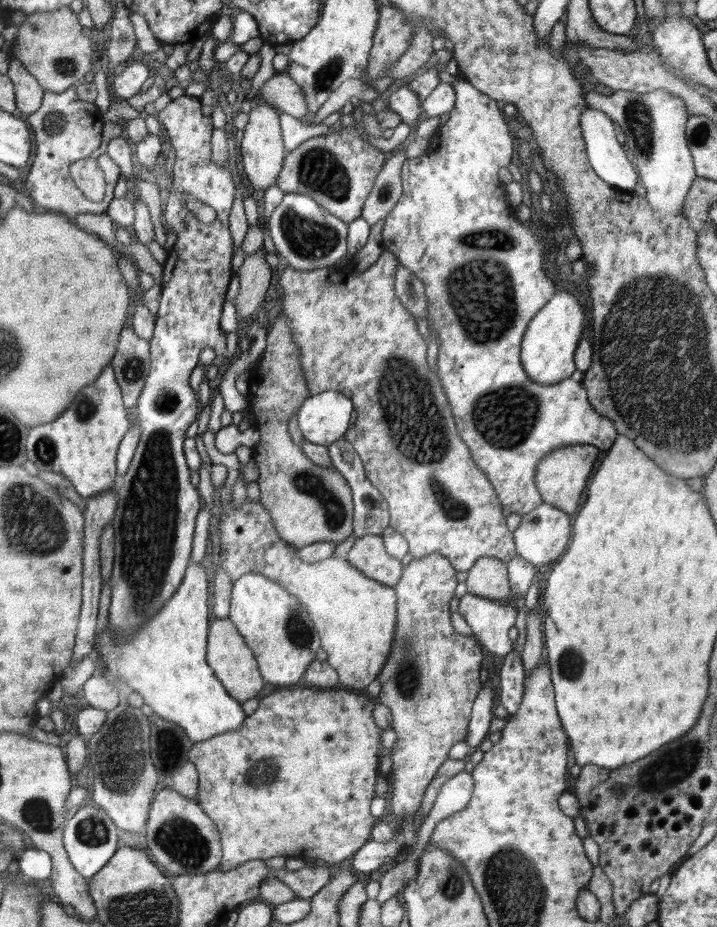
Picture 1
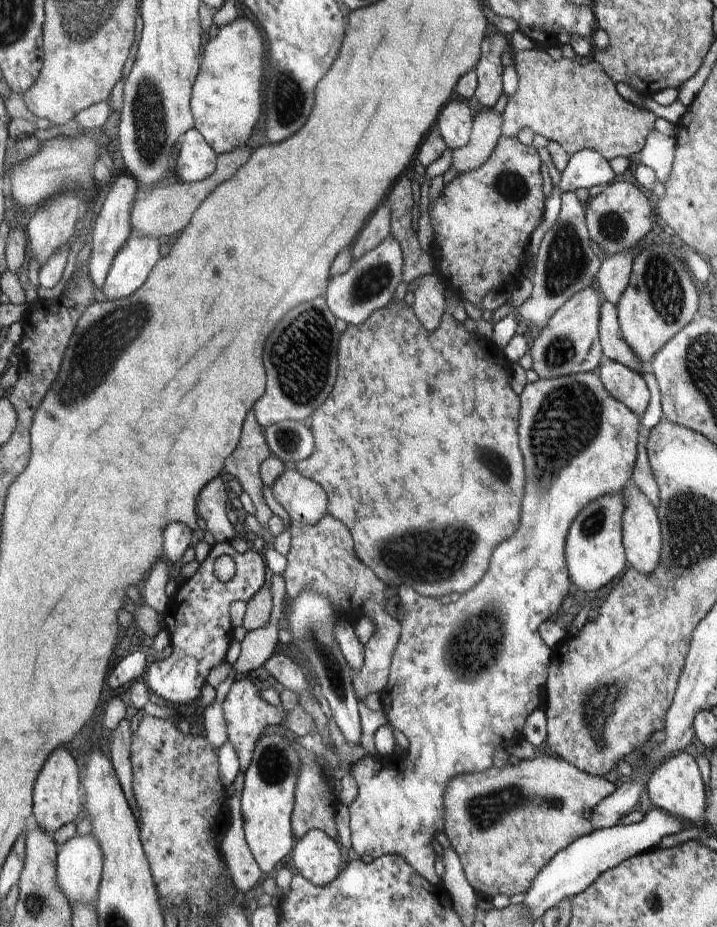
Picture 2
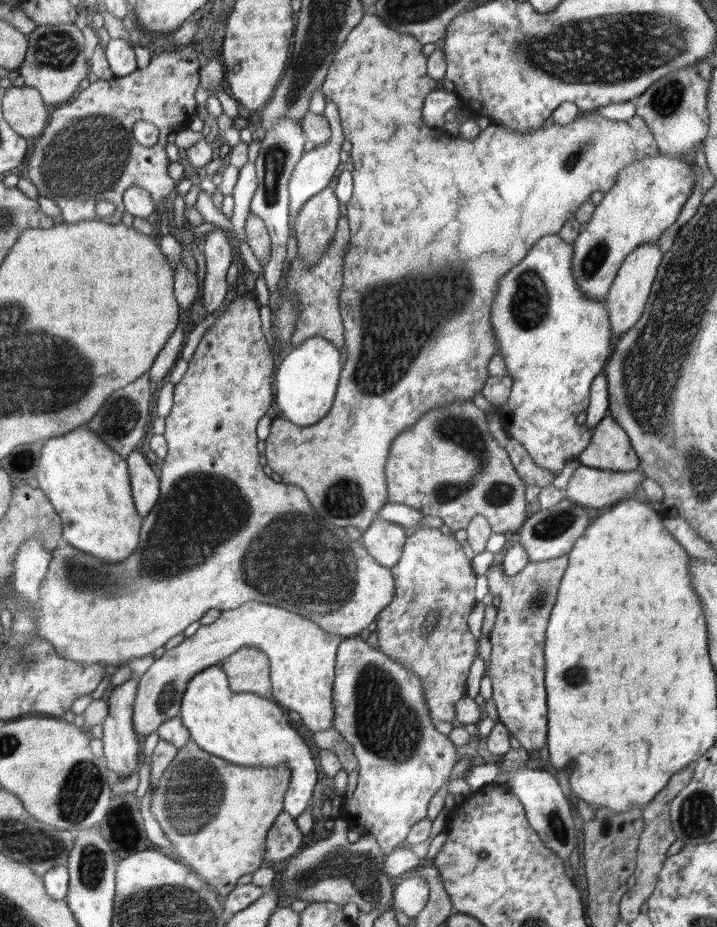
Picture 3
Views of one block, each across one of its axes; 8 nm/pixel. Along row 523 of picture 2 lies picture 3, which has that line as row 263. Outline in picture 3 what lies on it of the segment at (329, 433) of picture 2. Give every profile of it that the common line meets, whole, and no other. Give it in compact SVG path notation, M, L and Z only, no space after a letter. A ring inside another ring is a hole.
M366 14L348 33L346 40L330 63L326 78L322 82L321 88L325 98L338 108L344 138L352 144L350 155L354 165L352 170L352 197L346 204L345 216L349 222L350 243L348 243L348 249L344 253L342 292L339 296L344 344L346 344L344 354L347 358L343 362L334 404L326 416L312 426L297 426L286 417L277 416L271 422L270 435L265 441L267 464L273 472L281 476L284 484L296 482L296 486L300 486L306 492L312 506L327 521L341 528L356 526L360 532L364 532L372 524L372 521L378 517L380 508L387 503L385 464L389 455L390 444L394 438L397 438L398 434L404 433L404 430L408 430L420 418L420 414L434 410L434 408L448 406L452 402L472 401L476 394L481 393L484 383L490 375L488 366L491 359L499 354L498 348L500 348L490 318L494 298L498 295L498 280L513 266L522 262L522 259L537 240L546 235L558 235L564 223L574 217L576 210L586 200L590 199L592 192L605 193L614 186L618 173L624 167L642 157L648 157L648 155L659 152L650 127L638 115L632 116L629 120L618 121L602 117L598 112L586 112L566 126L550 122L545 126L536 128L536 130L530 130L526 134L518 134L518 132L512 132L504 126L492 123L480 131L474 140L464 140L459 136L455 138L454 135L448 136L441 127L429 127L420 120L426 96L432 90L441 87L434 78L428 76L428 70L426 70L427 57L422 52L422 47L423 45L414 36L396 32L390 26L386 26L377 16Z

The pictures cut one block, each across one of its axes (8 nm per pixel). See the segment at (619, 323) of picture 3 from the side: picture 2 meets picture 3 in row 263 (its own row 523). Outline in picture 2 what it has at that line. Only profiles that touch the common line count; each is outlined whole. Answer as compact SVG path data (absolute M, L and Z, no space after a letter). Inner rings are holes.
M632 482L619 492L624 500L624 512L622 512L622 544L625 558L628 564L642 574L650 574L658 568L660 556L662 556L662 531L660 520L650 500L636 488Z

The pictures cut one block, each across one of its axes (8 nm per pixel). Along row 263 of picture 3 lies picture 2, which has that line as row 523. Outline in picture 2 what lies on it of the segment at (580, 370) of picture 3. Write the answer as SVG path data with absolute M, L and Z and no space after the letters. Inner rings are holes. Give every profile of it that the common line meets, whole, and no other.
M593 371L549 378L548 380L538 379L536 382L527 383L519 397L520 428L518 428L518 436L520 436L520 450L522 450L524 462L526 462L526 490L524 490L524 502L522 502L522 510L520 510L518 528L514 530L514 536L510 536L508 540L502 540L494 548L488 570L482 576L482 580L479 580L478 584L474 588L470 588L468 592L455 596L450 604L443 604L436 598L420 596L410 586L398 586L402 612L404 612L402 620L399 621L401 624L400 640L394 648L388 682L383 691L379 693L379 697L388 723L408 737L409 743L405 748L406 760L402 760L402 764L390 764L390 768L374 768L374 760L366 760L364 757L351 765L352 778L357 784L357 795L347 803L350 813L351 846L354 852L360 854L360 856L366 854L374 859L384 855L402 856L418 874L429 880L430 884L435 885L440 884L442 880L434 871L437 853L434 851L432 840L435 839L434 835L438 832L444 832L444 792L446 792L446 785L450 784L450 780L454 776L488 770L493 765L492 760L494 760L496 748L506 749L509 744L516 744L518 740L522 740L522 728L526 724L526 718L542 705L539 691L541 686L546 684L548 667L550 660L552 660L552 649L540 638L539 626L560 610L562 601L572 590L572 584L566 570L565 557L565 540L570 525L574 522L578 513L590 502L594 502L602 496L618 494L622 491L622 488L632 479L637 456L639 433L637 428L640 419L634 412L630 412L630 408L610 396L598 374Z

